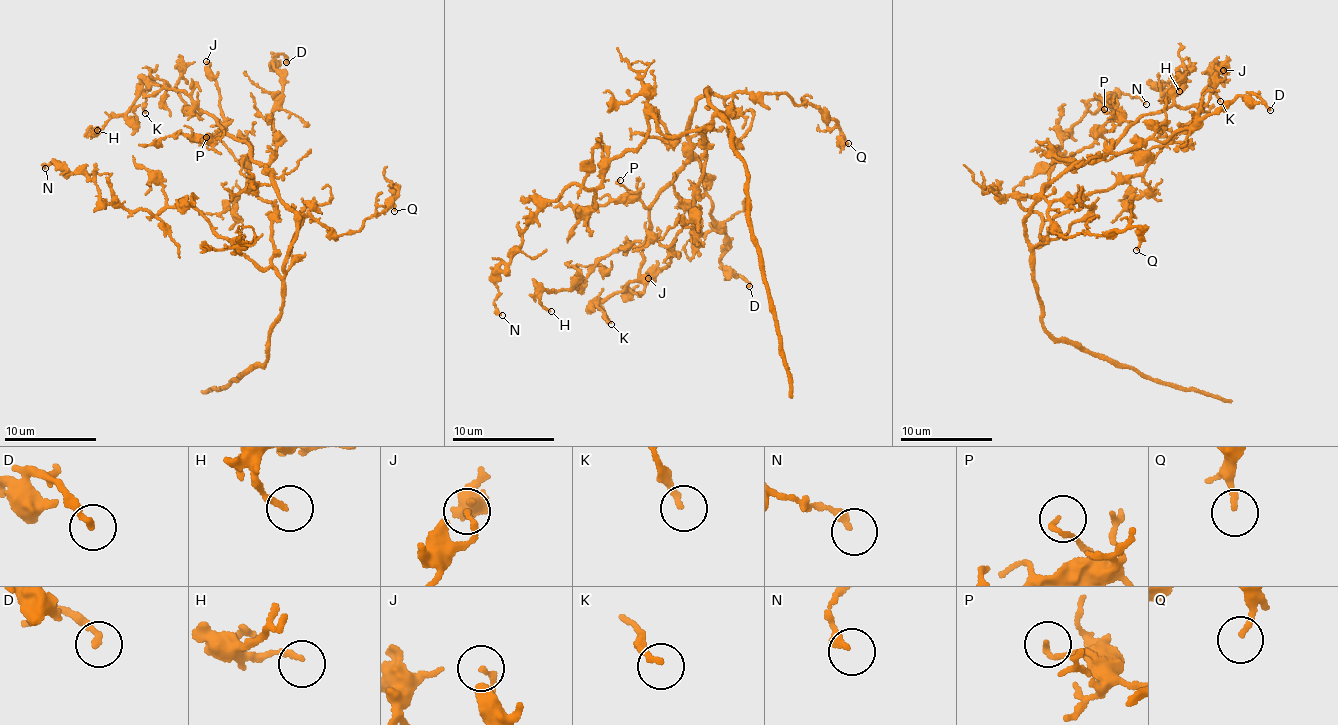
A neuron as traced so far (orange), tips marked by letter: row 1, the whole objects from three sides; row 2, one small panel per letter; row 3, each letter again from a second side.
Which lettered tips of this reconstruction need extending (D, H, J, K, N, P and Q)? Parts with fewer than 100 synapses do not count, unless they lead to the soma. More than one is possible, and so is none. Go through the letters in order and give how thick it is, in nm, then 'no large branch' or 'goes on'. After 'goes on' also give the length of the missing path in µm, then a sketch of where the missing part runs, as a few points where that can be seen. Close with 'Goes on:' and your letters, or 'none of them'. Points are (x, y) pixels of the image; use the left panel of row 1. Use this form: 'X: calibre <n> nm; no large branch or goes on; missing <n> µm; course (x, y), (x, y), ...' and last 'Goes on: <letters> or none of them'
D: calibre 240 nm; no large branch
H: calibre 180 nm; no large branch
J: calibre 120 nm; no large branch
K: calibre 190 nm; no large branch
N: calibre 240 nm; no large branch
P: calibre 130 nm; no large branch
Q: calibre 150 nm; no large branch
Goes on: none of them

